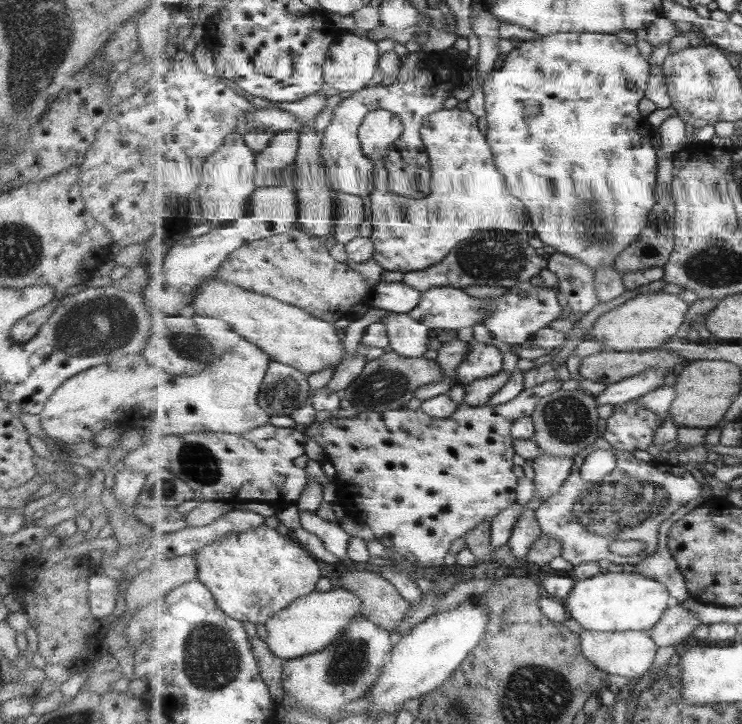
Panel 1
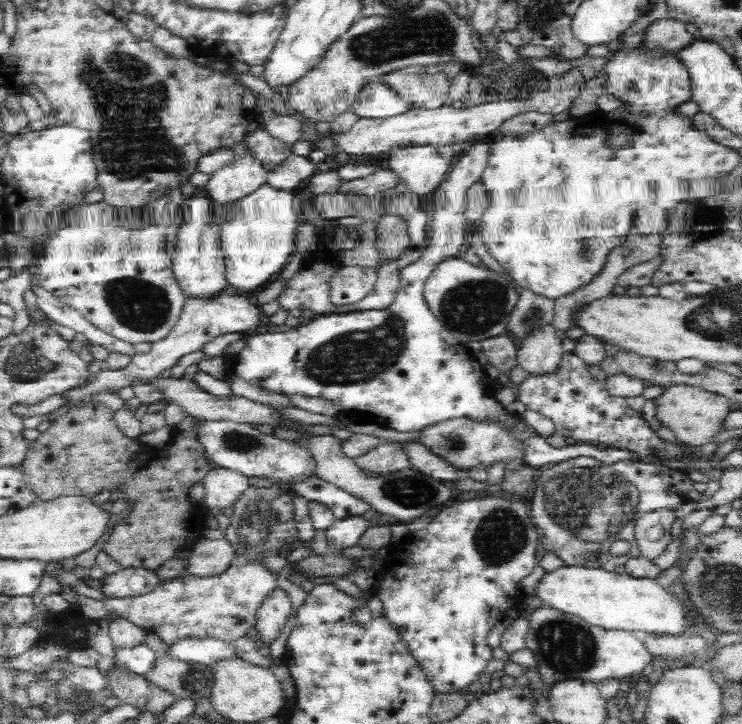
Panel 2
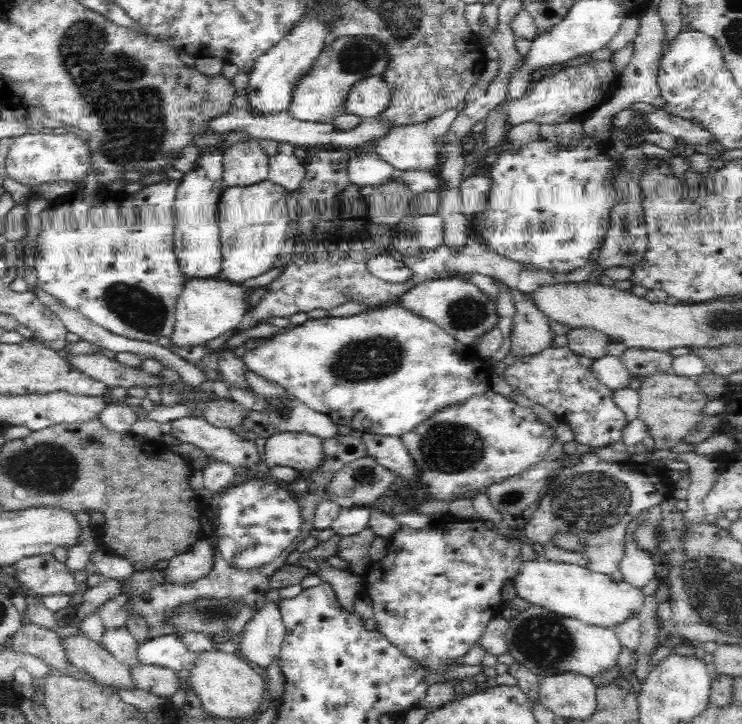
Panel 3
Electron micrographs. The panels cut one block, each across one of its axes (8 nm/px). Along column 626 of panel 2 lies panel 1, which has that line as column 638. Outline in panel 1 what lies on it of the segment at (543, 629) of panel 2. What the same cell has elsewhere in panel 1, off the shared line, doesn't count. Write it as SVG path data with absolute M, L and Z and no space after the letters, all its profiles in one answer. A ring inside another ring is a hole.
M584 630L582 638L585 657L609 675L627 677L632 682L643 676L645 672L653 671L653 660L657 656L657 643L647 631L626 631L619 633Z

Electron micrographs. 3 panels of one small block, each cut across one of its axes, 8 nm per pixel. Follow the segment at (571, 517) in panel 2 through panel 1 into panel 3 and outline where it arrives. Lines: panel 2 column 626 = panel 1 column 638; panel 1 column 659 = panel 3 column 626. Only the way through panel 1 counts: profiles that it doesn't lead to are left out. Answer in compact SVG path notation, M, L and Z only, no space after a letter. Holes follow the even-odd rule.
M594 452L586 453L578 459L578 464L573 464L573 461L576 460L572 460L572 466L561 467L556 471L552 482L547 483L546 495L531 515L523 532L528 542L543 546L544 552L541 555L543 560L588 567L590 570L607 574L616 582L620 582L623 580L623 574L620 572L619 564L625 553L628 523L636 521L653 506L672 498L674 479L672 468L665 469L648 462L644 464L606 462ZM560 533L574 536L575 550L568 550L567 547L559 546L555 542L555 538Z

